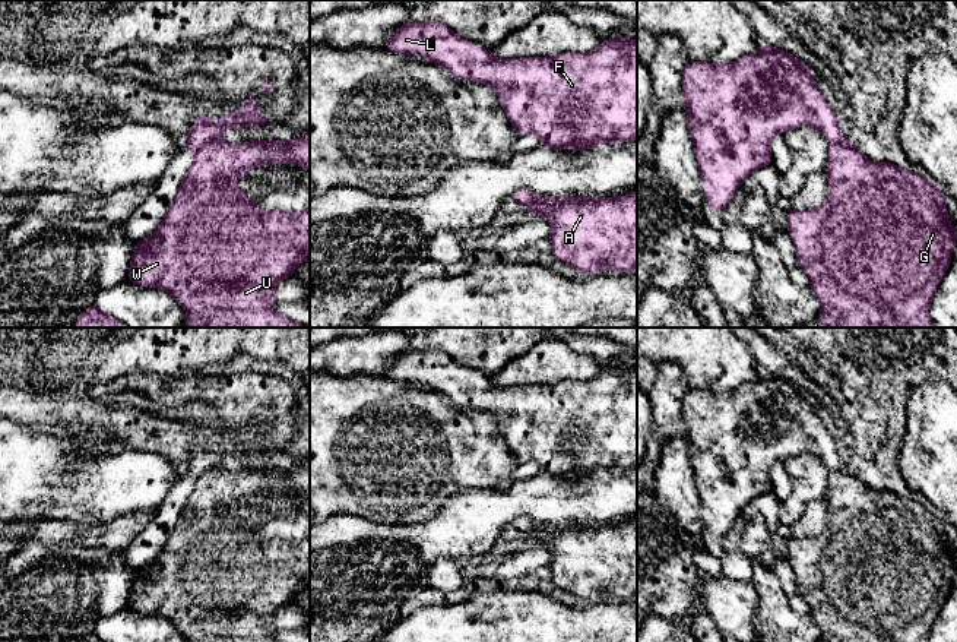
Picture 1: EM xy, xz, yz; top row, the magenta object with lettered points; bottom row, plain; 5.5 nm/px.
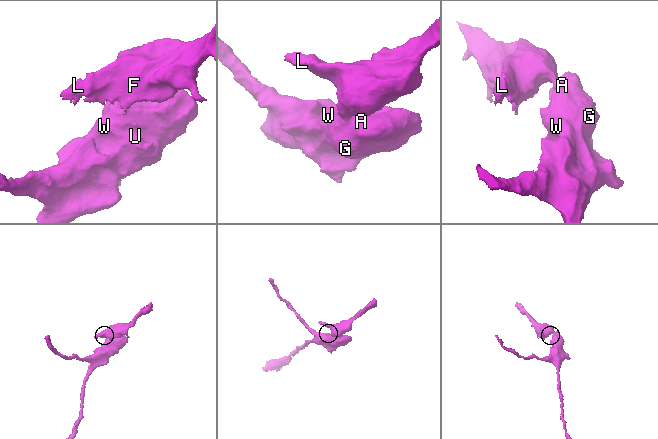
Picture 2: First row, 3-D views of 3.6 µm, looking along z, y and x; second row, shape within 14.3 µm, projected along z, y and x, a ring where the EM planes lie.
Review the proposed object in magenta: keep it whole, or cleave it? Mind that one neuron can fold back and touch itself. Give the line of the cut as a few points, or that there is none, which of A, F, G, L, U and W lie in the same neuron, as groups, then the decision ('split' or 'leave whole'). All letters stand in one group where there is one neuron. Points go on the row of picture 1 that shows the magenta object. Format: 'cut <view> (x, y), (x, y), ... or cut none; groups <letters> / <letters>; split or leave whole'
cut xy (219, 138), (208, 141), (195, 152); groups A G U W / F L; split

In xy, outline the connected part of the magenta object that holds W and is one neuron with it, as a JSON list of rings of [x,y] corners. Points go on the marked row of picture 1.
[[[310,135],[305,137],[298,137],[294,142],[276,142],[276,140],[253,140],[253,142],[243,142],[238,145],[226,143],[222,139],[210,140],[203,145],[194,156],[193,164],[188,167],[184,180],[180,184],[178,193],[169,206],[165,218],[162,219],[158,230],[137,241],[134,244],[131,265],[129,271],[127,279],[146,288],[162,288],[168,291],[180,306],[188,313],[186,320],[186,328],[307,328],[300,325],[289,317],[285,317],[273,310],[273,304],[278,301],[275,298],[275,285],[283,279],[294,276],[294,269],[305,262],[310,260],[310,205],[305,211],[300,214],[289,214],[283,211],[260,211],[256,203],[253,203],[241,189],[235,186],[238,177],[248,177],[248,171],[256,168],[257,165],[272,165],[272,164],[295,164],[304,168],[310,168]]]

